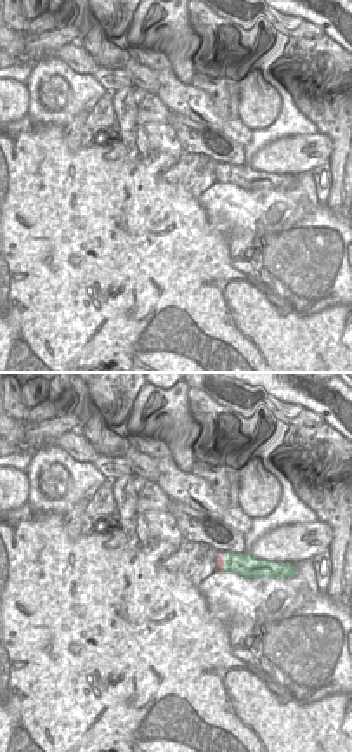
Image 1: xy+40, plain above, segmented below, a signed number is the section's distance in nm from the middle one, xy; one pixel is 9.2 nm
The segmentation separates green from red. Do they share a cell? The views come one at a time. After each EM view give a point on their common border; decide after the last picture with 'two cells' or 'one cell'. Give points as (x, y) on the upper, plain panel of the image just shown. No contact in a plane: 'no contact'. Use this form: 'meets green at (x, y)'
meets green at (224, 174)

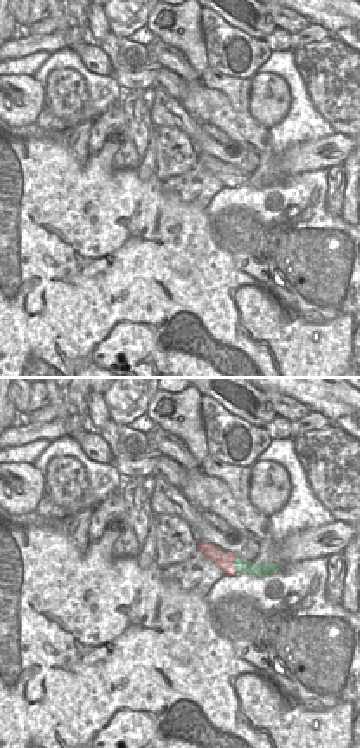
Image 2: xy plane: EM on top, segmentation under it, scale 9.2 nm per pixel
meets green at (236, 177)

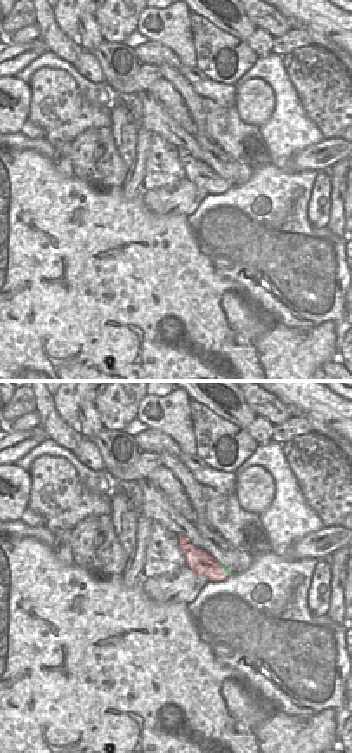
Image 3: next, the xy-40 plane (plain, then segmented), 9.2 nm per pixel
meets green at (224, 184)

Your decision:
two cells

